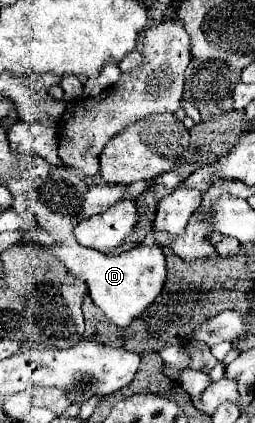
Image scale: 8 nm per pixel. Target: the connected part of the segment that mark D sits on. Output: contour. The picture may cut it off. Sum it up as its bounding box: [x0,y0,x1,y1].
[23,232,165,328]

